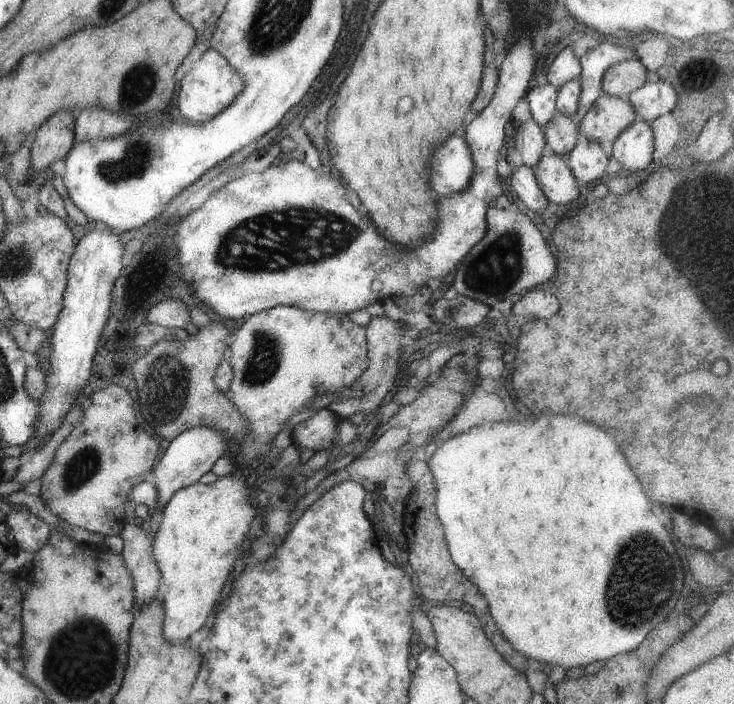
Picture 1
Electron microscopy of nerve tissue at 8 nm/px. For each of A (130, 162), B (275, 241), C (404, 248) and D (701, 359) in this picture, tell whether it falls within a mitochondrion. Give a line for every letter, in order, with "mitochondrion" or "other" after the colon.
A: mitochondrion
B: mitochondrion
C: other
D: other

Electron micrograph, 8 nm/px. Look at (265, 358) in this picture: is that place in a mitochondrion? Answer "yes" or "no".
yes

